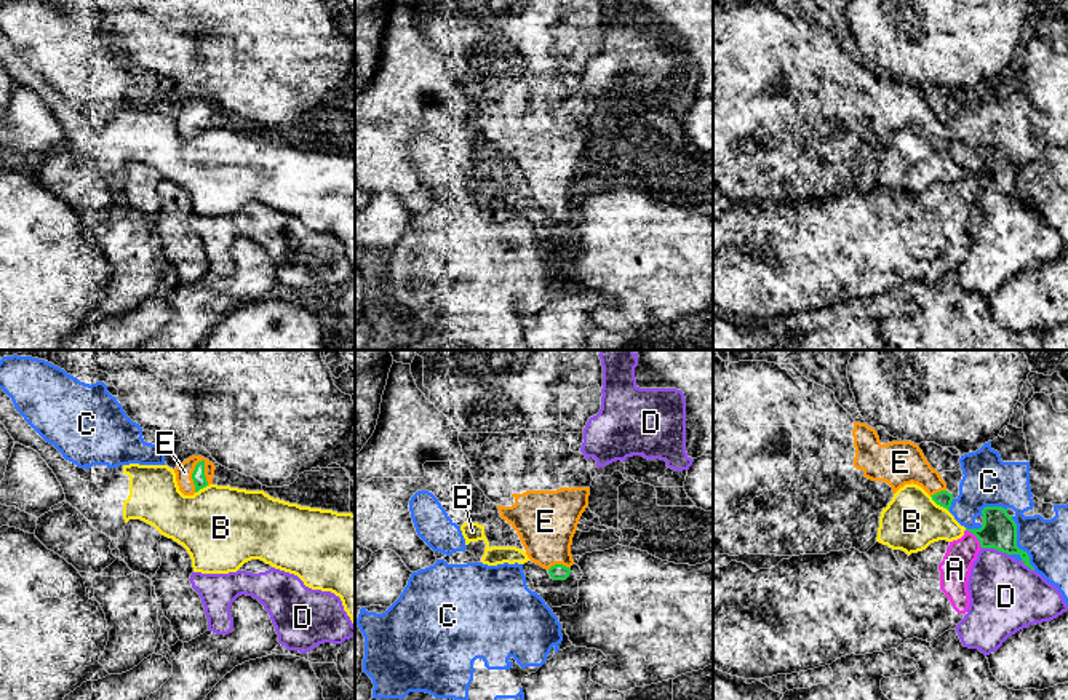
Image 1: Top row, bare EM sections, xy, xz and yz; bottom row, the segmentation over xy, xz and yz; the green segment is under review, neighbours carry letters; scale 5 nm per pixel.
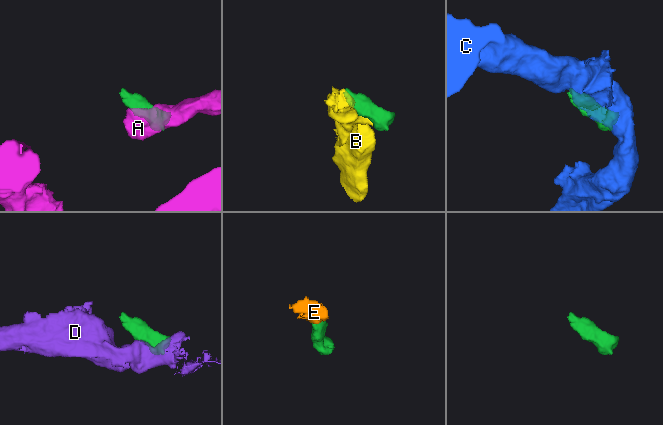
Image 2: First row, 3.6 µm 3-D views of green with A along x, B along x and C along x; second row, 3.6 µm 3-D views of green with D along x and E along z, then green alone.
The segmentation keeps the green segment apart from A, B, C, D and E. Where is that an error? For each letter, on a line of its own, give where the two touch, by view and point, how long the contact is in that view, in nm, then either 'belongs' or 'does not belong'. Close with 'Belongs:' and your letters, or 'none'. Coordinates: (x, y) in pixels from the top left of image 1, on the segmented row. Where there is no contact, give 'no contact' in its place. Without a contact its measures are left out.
A: yz (976, 536) | 130 nm | does not belong
B: yz (939, 504) | 130 nm | does not belong
C: yz (1016, 544) | 300 nm | does not belong
D: yz (996, 548) | 150 nm | does not belong
E: xy (192, 475) | 180 nm | belongs
Belongs: E

